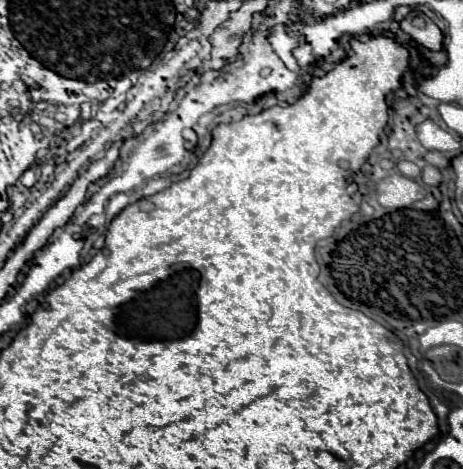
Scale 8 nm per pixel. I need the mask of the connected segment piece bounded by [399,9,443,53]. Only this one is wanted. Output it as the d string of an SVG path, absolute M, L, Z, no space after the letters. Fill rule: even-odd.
M411 9L409 15L403 21L399 21L399 29L411 37L411 43L415 43L419 47L425 47L425 49L429 49L433 53L441 51L441 47L443 47L443 33L441 33L441 29L429 17L425 17L423 13L419 13L415 9ZM417 15L421 15L425 19L425 31L417 31L411 25L413 17L417 17Z

